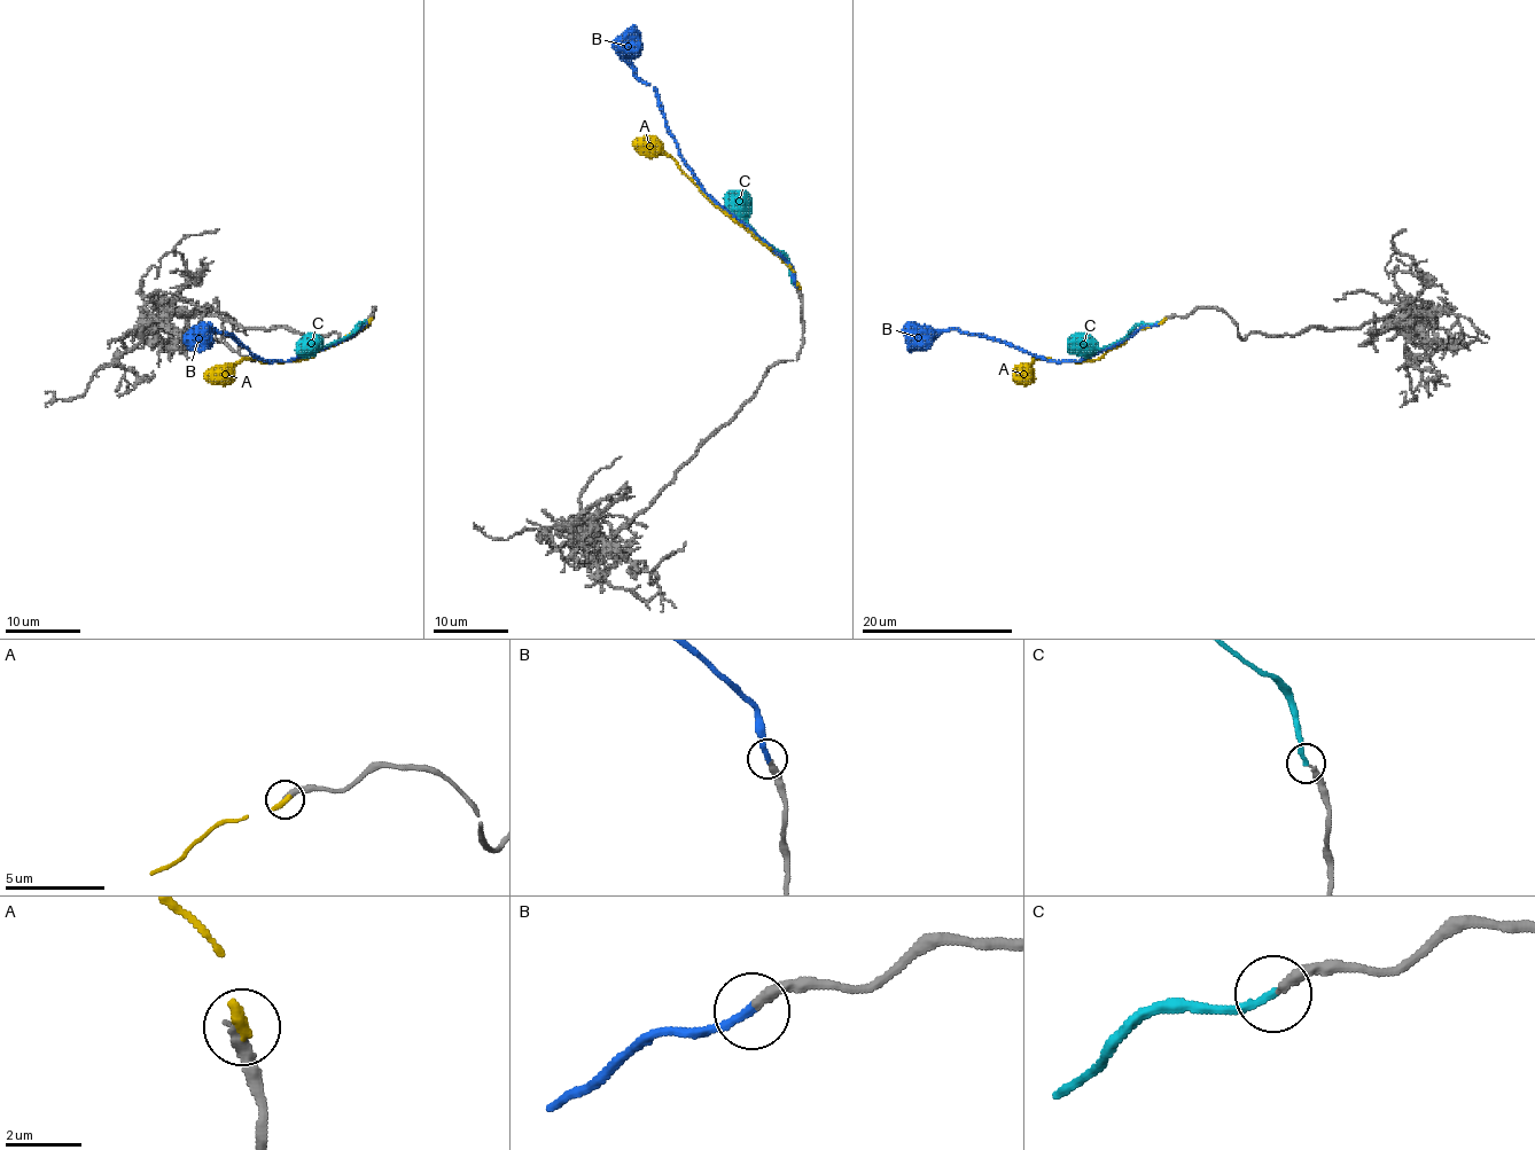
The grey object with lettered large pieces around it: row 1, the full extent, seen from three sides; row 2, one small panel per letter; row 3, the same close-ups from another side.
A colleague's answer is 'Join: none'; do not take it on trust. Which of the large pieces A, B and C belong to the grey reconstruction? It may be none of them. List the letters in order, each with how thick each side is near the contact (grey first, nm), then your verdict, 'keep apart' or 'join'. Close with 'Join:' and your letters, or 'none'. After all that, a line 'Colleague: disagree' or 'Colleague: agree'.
A: 320 nm thick on the grey side, 320 nm on the other; keep apart
B: 260 nm thick on the grey side, 260 nm on the other; join
C: 260 nm thick on the grey side, 240 nm on the other; keep apart
Join: B
Colleague: disagree

